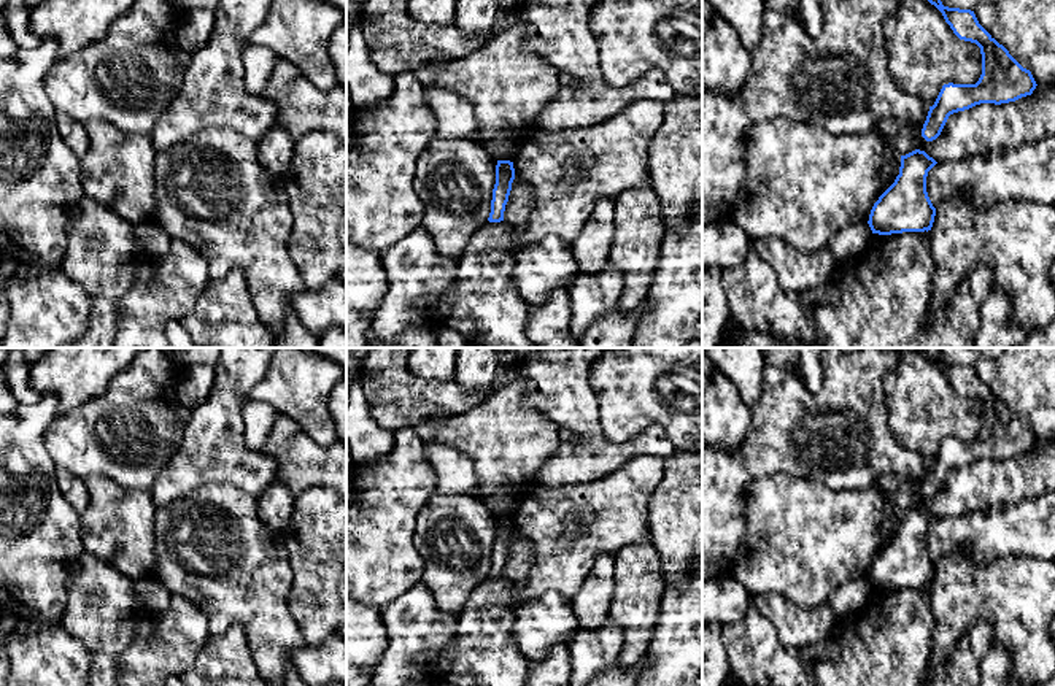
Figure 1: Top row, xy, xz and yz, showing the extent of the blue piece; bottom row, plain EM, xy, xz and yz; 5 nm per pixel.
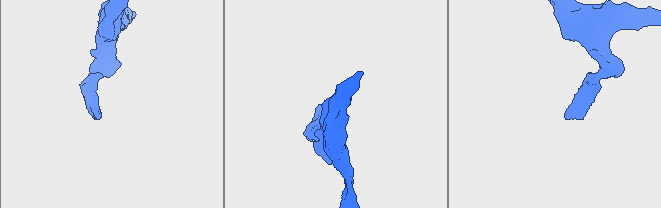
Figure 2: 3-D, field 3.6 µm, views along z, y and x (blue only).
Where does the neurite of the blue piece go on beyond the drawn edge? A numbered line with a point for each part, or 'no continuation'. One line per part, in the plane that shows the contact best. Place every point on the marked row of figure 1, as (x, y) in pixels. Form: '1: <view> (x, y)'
no continuation

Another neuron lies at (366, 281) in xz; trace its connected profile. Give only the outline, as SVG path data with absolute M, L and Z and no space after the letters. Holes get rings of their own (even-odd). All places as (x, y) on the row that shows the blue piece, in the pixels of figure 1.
M346 241L346 348L367 348L373 313L385 294L380 252Z

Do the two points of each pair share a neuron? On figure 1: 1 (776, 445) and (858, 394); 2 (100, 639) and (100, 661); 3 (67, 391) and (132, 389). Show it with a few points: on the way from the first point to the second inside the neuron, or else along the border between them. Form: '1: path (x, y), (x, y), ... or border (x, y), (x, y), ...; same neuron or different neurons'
1: path (796, 429), (819, 407), (838, 404); same neuron
2: path (100, 643), (100, 656); same neuron
3: border (131, 364), (119, 370), (99, 396), (73, 408); different neurons

